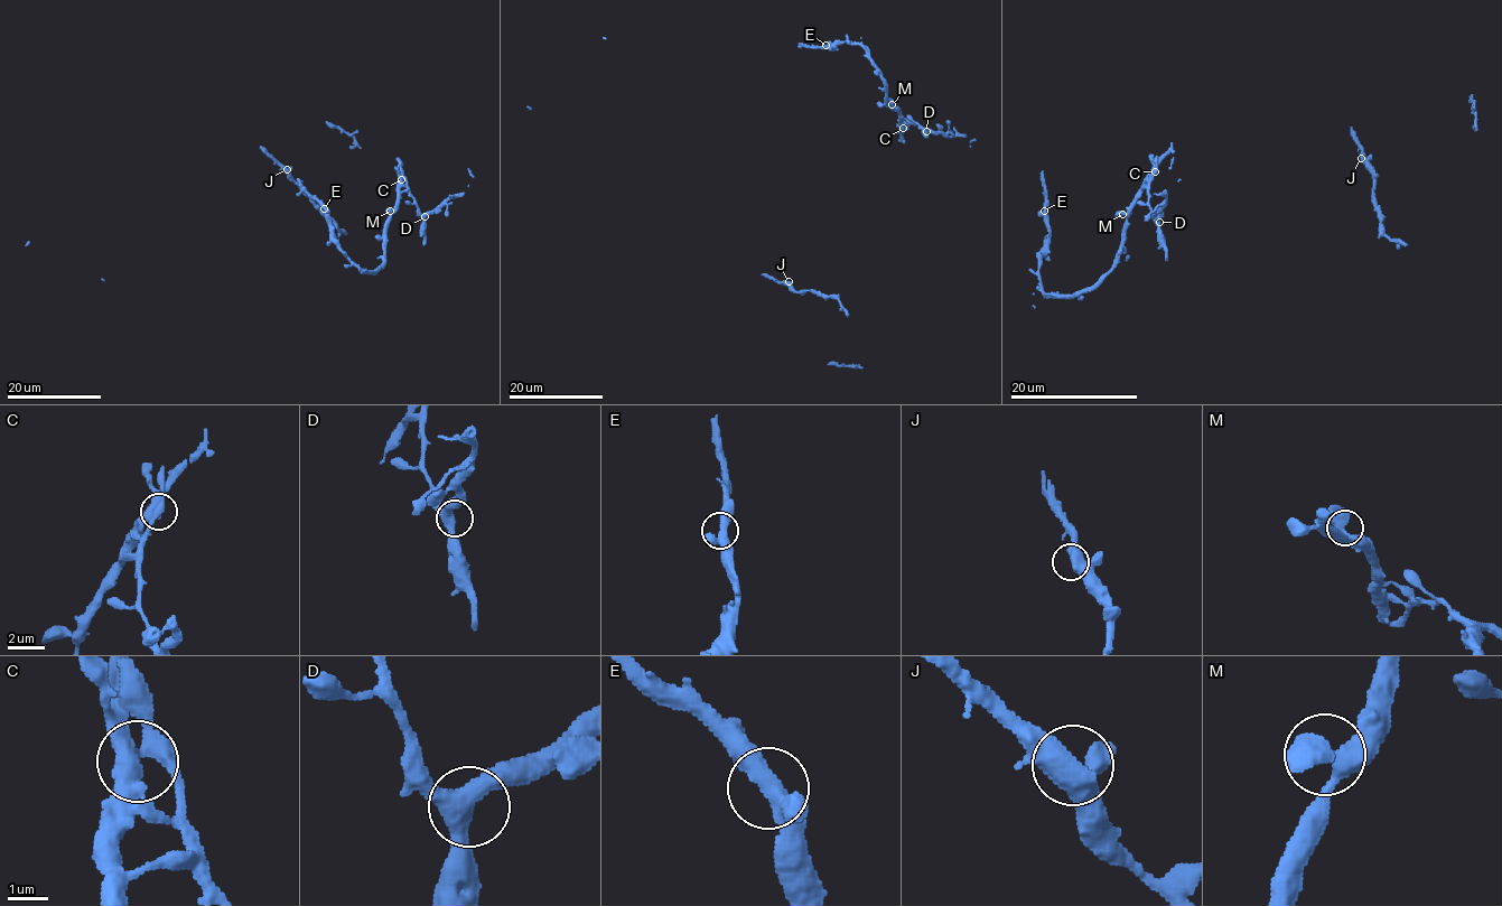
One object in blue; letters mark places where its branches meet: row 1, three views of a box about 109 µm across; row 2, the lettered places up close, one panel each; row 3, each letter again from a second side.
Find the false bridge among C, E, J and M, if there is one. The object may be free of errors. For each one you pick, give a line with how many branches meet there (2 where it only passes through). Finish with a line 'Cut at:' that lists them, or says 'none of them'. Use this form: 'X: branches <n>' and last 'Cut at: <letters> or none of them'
C: branches 3
Cut at: C

